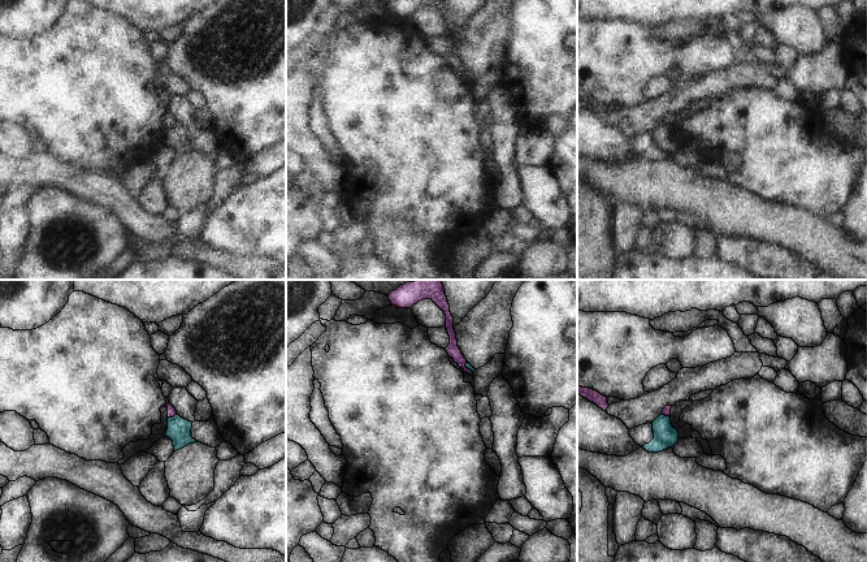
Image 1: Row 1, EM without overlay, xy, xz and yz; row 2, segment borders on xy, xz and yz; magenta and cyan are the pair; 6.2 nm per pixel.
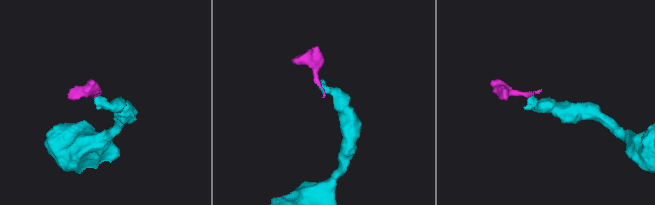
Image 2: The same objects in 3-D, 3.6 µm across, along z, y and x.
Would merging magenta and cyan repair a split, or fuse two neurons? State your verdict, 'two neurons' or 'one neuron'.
two neurons

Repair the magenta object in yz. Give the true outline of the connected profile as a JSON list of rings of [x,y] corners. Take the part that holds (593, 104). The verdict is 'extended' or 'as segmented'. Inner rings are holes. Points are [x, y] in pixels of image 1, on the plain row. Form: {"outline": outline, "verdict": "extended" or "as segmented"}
{"outline": [[[578,95],[577,101],[581,105],[586,107],[588,109],[595,112],[603,120],[607,120],[607,117],[610,114],[608,111],[607,111],[607,105],[602,104],[599,100],[593,99],[590,96]]], "verdict": "as segmented"}

